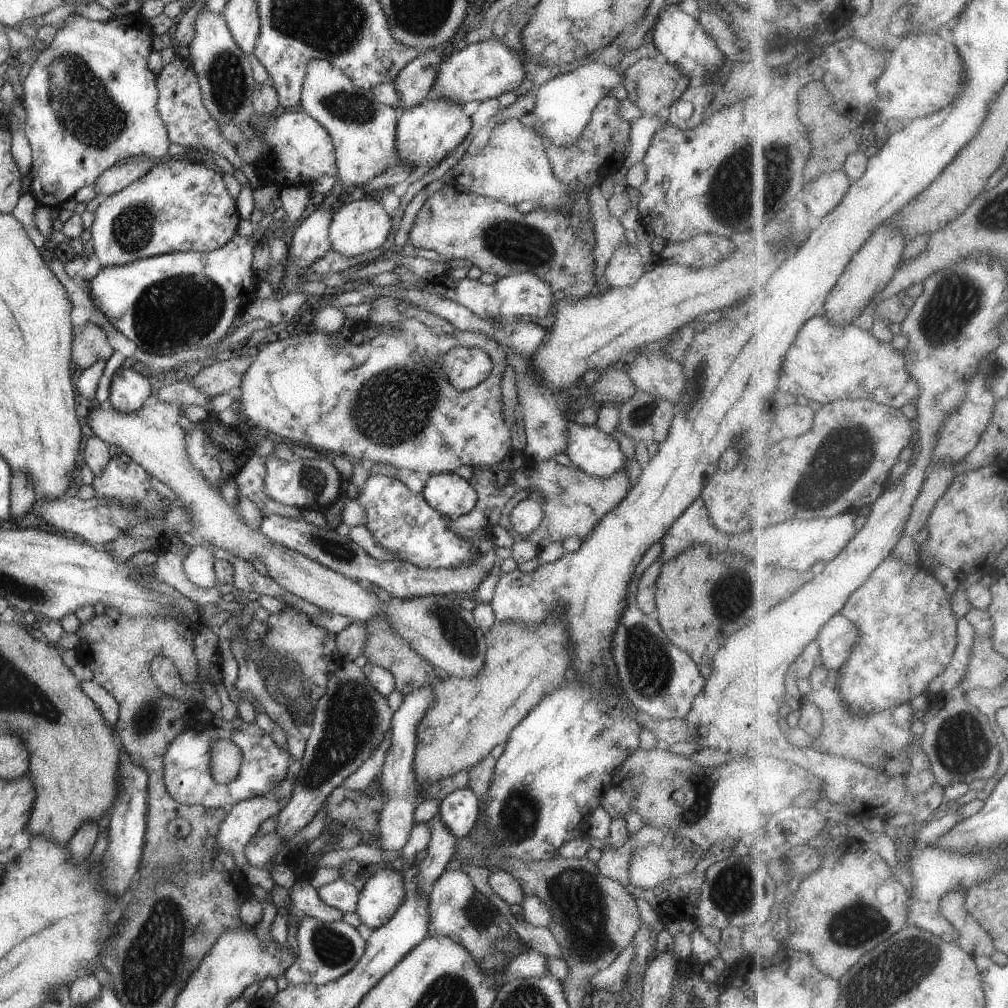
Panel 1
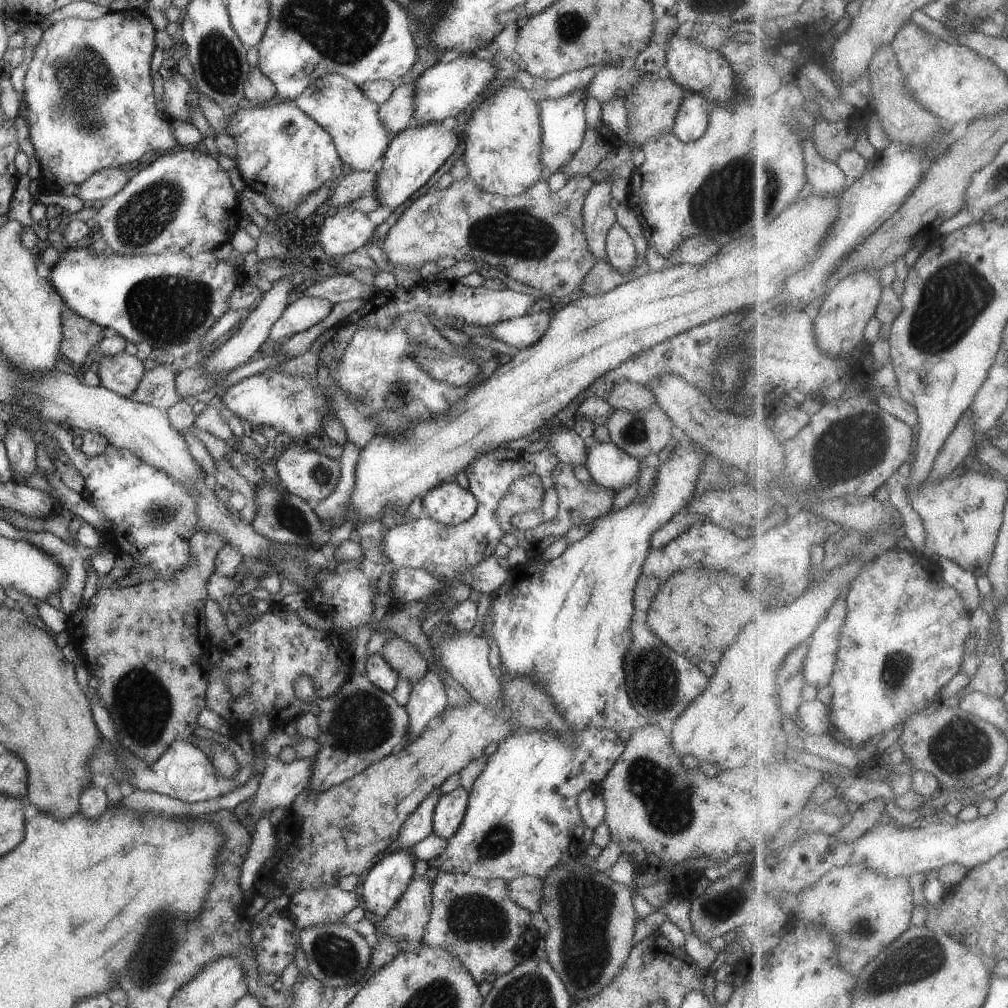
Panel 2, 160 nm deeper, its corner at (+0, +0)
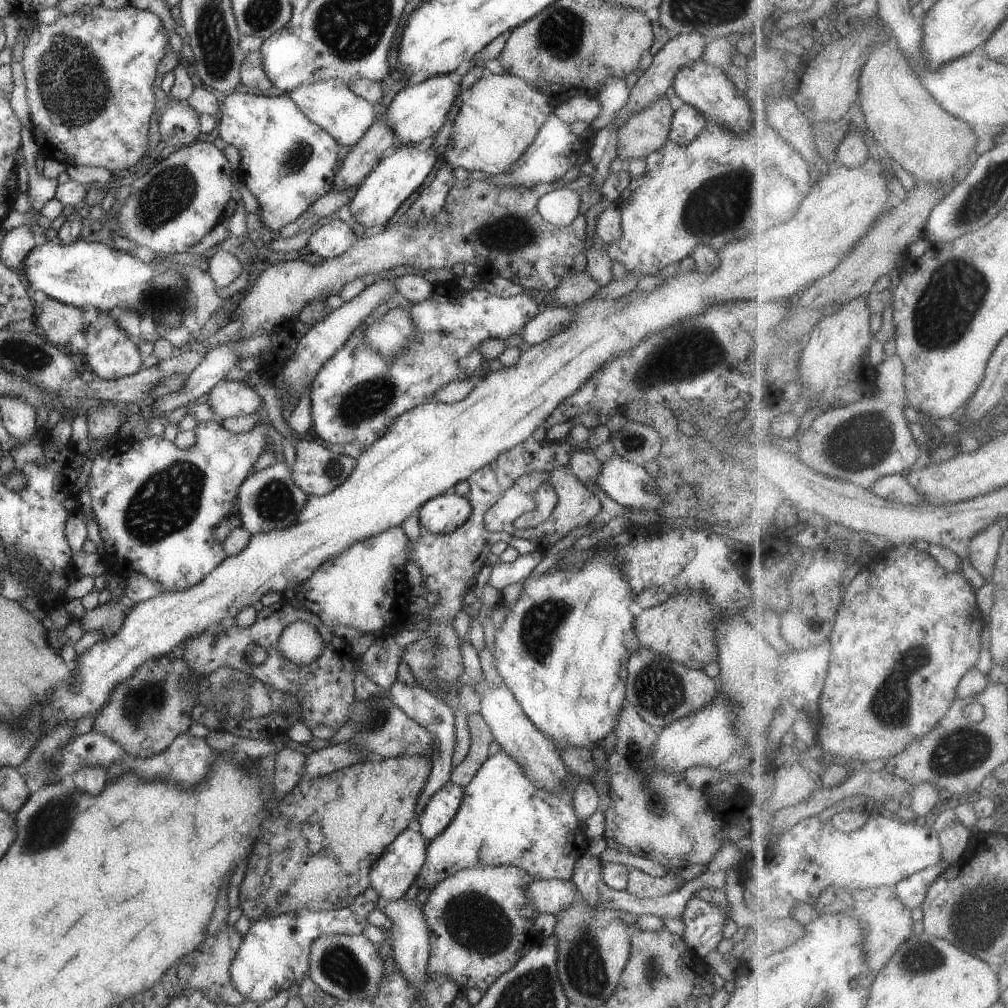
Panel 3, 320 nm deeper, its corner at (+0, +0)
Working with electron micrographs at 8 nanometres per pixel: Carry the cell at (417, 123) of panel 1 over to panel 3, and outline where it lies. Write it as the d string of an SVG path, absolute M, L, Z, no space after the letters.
M419 144L398 146L386 153L380 164L368 173L362 184L354 190L349 201L349 211L364 228L385 226L400 205L426 180L436 162L435 149L418 149Z

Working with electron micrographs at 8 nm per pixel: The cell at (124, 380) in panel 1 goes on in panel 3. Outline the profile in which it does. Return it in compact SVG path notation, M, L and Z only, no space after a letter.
M98 311L94 322L90 323L82 332L85 335L87 347L83 352L86 366L95 372L98 377L106 380L116 380L128 375L133 375L141 370L143 356L136 343L128 333L111 317L108 311Z

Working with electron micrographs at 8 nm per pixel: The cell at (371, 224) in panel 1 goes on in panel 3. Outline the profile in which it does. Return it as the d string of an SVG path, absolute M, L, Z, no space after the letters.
M331 220L310 236L305 252L331 259L340 256L356 239L351 226L344 221Z

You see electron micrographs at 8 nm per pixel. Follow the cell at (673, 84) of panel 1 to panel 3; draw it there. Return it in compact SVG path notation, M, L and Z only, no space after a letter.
M664 96L657 103L651 104L646 110L642 109L632 115L626 121L626 124L617 130L617 157L624 161L626 165L632 158L646 158L649 154L658 150L668 139L673 114L670 101Z

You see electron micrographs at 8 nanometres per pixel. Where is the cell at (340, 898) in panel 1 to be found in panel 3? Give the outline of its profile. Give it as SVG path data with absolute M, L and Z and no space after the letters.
M358 895L350 906L335 911L309 911L306 909L293 909L275 917L253 922L247 935L242 939L238 952L229 968L230 982L245 1000L252 1000L262 1005L271 998L276 997L280 990L288 990L290 986L303 985L304 978L309 976L309 954L312 943L322 935L362 935L362 930L370 926L368 914L377 908L375 902L368 901L364 895Z

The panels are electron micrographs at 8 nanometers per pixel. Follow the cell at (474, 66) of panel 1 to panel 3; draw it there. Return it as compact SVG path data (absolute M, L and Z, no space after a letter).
M449 75L433 76L414 87L401 90L387 106L386 113L384 113L387 126L393 131L394 138L400 142L398 146L416 145L424 138L435 136L446 122L446 115L450 112L458 90L459 81L452 80Z

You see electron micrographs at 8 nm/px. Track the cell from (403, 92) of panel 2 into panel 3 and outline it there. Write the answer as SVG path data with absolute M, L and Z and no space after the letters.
M384 114L379 115L364 136L353 146L335 171L332 190L345 192L357 189L363 180L376 168L386 153L400 142L387 126Z

